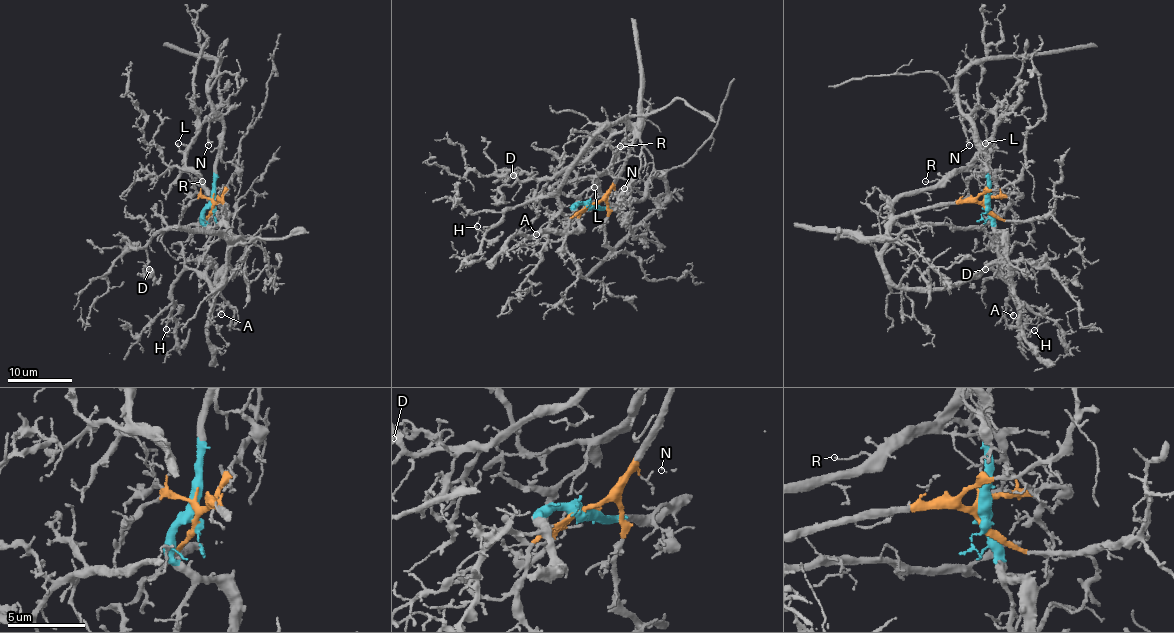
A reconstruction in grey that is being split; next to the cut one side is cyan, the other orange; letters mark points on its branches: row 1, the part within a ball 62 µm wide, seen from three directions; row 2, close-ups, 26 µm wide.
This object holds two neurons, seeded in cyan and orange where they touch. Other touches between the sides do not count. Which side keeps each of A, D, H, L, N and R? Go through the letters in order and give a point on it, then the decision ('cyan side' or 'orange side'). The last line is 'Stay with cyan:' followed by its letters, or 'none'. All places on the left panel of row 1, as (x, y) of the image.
A: place (221, 314); cyan side
D: place (149, 269); orange side
H: place (166, 329); orange side
L: place (178, 143); orange side
N: place (208, 145); cyan side
R: place (202, 181); orange side
Stay with cyan: A, N

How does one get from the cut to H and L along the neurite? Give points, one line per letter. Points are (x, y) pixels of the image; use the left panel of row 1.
H: (213, 202), (224, 203), (228, 224), (223, 284), (210, 289), (196, 270), (184, 269), (173, 285), (166, 330)
L: (213, 202), (224, 203), (228, 218), (206, 192), (199, 175), (187, 169), (184, 150), (177, 142)

